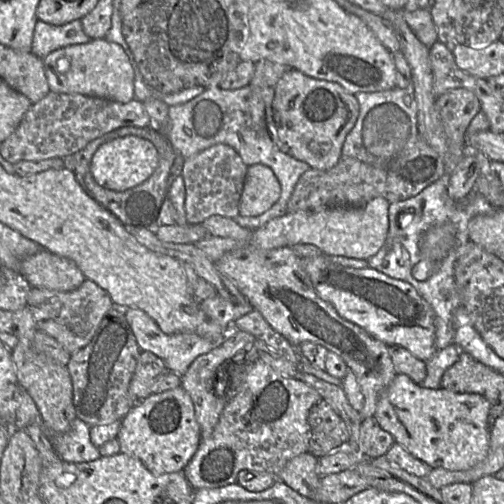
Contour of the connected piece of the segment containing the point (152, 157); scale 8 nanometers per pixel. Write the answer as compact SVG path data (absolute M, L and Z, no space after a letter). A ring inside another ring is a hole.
M129 135L103 144L92 158L91 173L100 186L113 191L125 191L147 180L158 164L156 147L146 139Z

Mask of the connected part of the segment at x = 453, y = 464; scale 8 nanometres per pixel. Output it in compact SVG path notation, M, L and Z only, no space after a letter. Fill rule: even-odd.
M397 373L379 396L373 416L380 427L390 433L395 442L432 469L449 471L470 469L482 462L490 446L490 403L480 394L457 393L444 388L428 389L405 374Z

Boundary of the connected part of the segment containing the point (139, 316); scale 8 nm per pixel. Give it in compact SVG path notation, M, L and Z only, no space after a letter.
M127 308L124 311L125 317L131 326L136 341L142 351L150 351L159 357L169 371L182 376L191 363L200 355L206 354L221 342L211 342L194 333L165 334L157 323L143 310Z

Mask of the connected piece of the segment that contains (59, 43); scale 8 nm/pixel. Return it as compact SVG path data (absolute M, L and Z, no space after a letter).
M81 19L60 26L38 20L35 25L31 53L43 59L60 48L90 41L91 38L83 30Z

